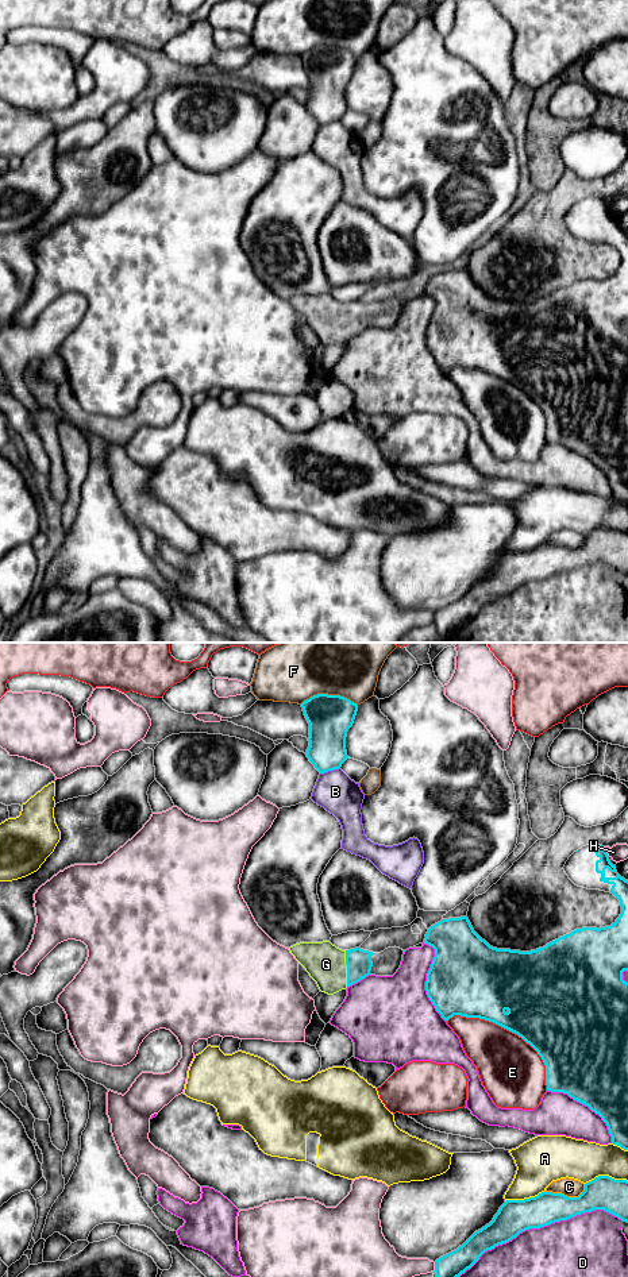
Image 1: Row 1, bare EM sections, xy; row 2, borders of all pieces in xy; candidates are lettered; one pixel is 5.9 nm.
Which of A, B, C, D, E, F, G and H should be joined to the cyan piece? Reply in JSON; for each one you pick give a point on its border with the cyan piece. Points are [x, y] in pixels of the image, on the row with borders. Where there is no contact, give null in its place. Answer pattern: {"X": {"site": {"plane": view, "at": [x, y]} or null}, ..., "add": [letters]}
{"add": []}

